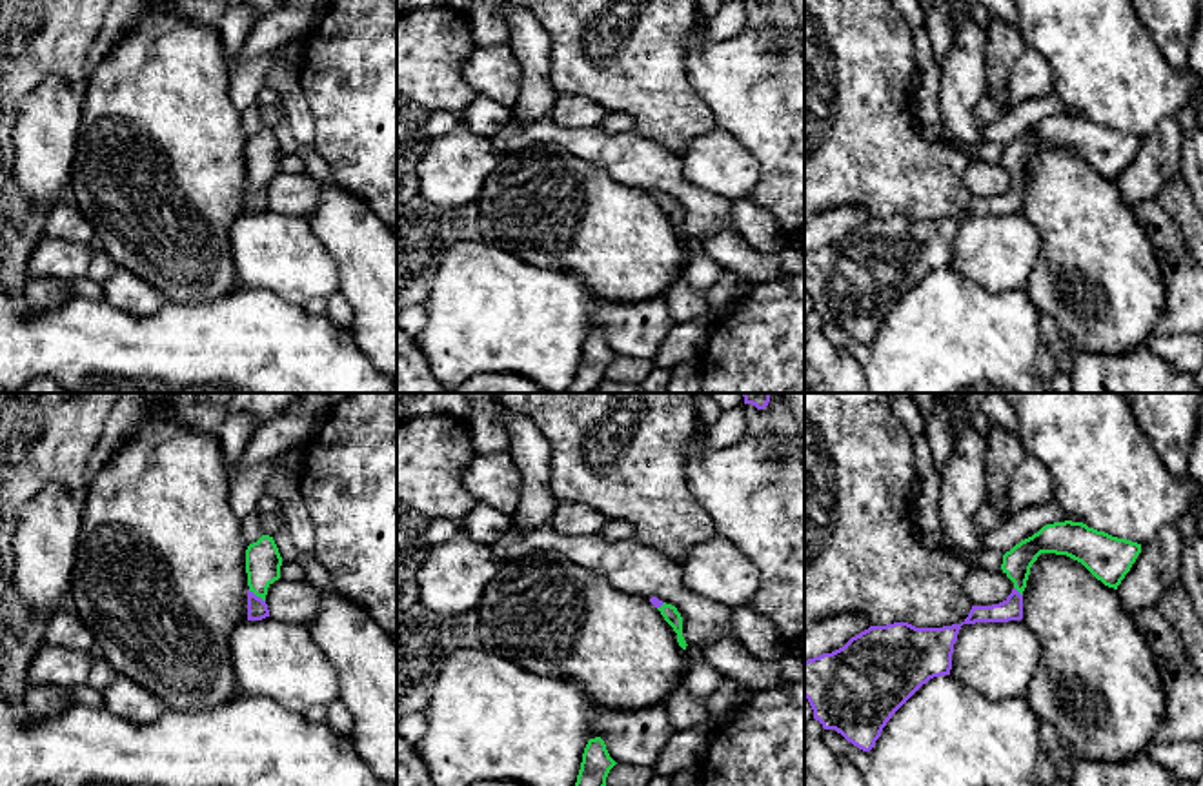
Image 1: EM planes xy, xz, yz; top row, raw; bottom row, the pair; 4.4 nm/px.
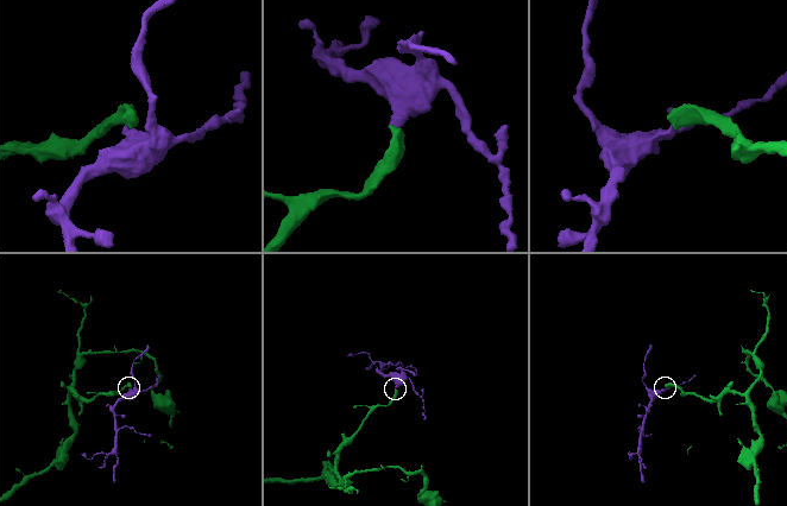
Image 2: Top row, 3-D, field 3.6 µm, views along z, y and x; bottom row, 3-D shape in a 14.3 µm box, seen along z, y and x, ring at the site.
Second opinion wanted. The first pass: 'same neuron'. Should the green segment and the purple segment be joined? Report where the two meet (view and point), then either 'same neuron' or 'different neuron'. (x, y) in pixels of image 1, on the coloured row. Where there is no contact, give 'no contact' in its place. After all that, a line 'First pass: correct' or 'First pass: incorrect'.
meets green in xy at (257, 595); same neuron
First pass: correct

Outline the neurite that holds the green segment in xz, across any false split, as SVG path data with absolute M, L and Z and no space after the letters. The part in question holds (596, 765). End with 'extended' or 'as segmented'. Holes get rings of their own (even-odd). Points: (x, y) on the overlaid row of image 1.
M601 737L590 739L582 753L575 786L606 786L606 777L615 764L604 741Z; as segmented

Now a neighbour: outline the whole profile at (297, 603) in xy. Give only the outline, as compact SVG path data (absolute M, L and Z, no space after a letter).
M278 579L269 584L266 604L271 619L306 624L318 613L320 591L306 580Z

